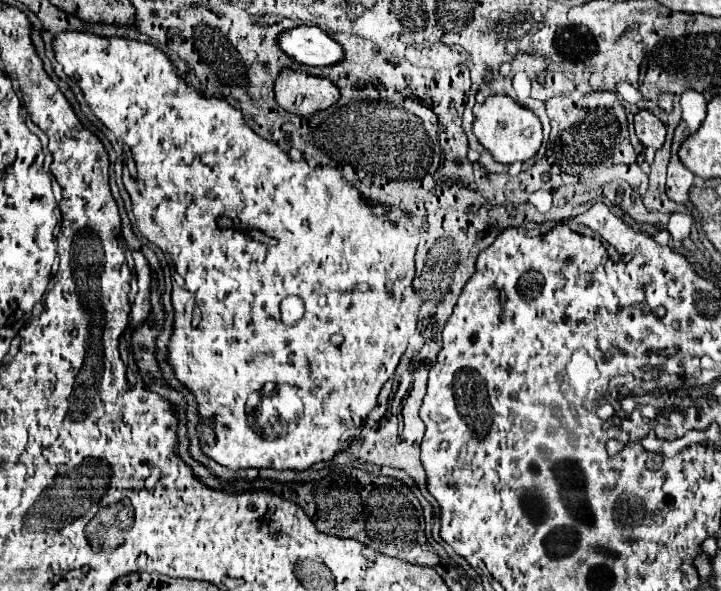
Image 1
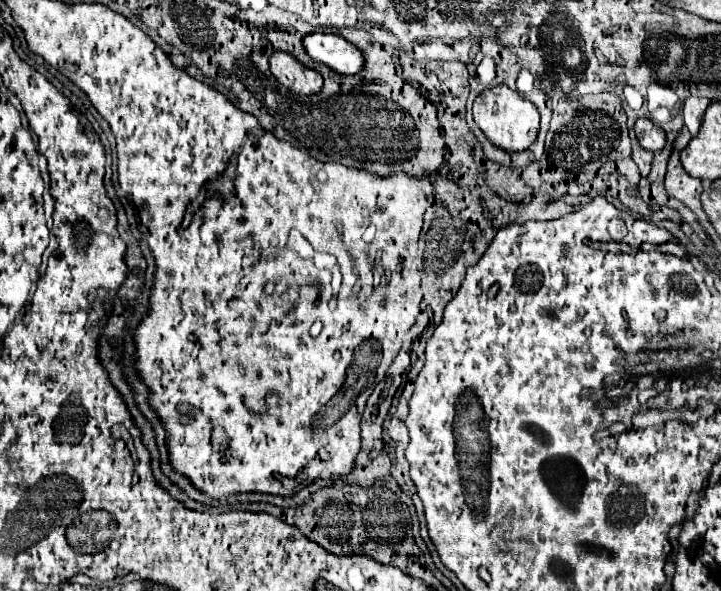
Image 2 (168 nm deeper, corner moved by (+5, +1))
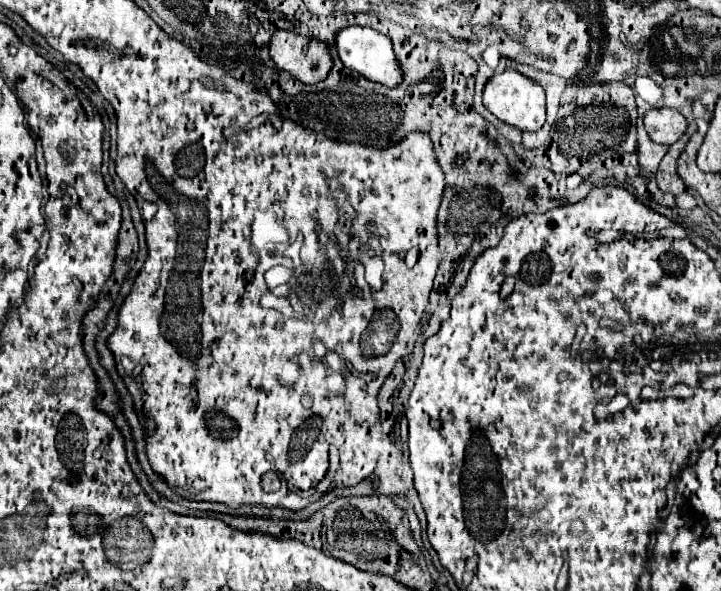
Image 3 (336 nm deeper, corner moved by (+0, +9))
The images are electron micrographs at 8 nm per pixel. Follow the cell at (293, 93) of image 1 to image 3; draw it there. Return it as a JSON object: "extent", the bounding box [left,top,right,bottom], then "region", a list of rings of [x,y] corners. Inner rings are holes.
{"extent":[270,31,332,85],"region":[[[276,31],[272,35],[270,57],[278,69],[288,71],[306,85],[326,79],[332,69],[330,53],[322,41],[300,37],[290,31]]]}

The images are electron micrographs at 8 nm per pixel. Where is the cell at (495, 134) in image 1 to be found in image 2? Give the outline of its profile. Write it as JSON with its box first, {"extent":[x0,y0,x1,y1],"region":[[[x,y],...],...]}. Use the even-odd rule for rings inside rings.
{"extent":[473,85,539,153],"region":[[[497,85],[491,89],[485,89],[481,95],[477,95],[473,103],[473,119],[481,127],[481,131],[501,149],[513,153],[513,151],[525,151],[539,133],[539,111],[537,107],[523,99],[517,91],[509,89],[507,85]]]}

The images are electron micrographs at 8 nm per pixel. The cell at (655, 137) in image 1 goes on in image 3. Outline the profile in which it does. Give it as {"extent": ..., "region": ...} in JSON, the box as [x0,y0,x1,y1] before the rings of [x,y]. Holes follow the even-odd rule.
{"extent":[644,107,686,145],"region":[[[660,107],[644,115],[644,127],[654,143],[672,145],[678,141],[678,135],[686,131],[686,119],[674,109]]]}

